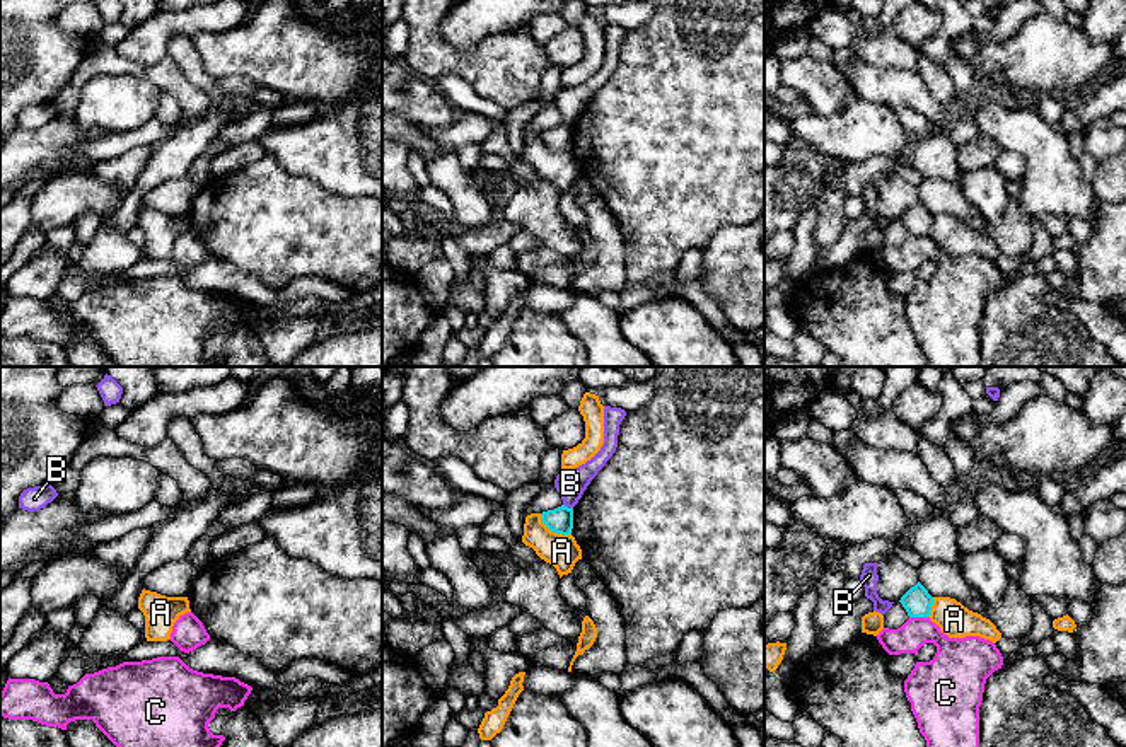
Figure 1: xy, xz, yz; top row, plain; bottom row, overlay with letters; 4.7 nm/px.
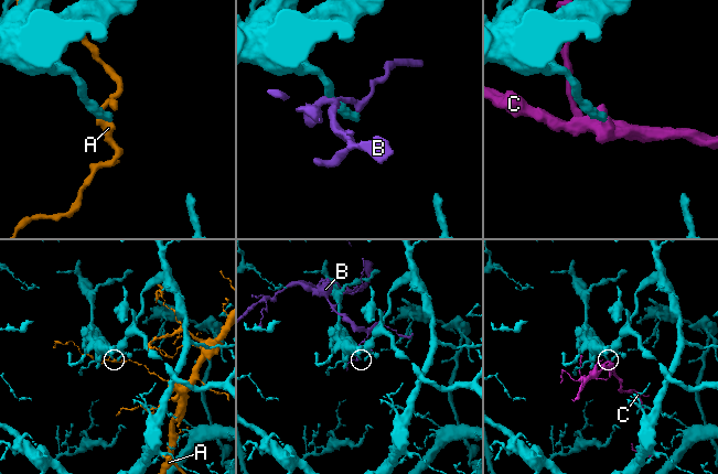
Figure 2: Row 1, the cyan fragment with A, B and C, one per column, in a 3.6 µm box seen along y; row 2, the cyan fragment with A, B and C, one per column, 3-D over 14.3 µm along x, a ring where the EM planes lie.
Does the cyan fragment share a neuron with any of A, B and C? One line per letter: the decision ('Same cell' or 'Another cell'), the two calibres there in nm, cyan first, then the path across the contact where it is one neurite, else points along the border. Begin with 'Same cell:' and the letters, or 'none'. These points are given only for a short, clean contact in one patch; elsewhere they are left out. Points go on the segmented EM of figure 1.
Same cell: none
A: Another cell. Thickness 120 nm (cyan) against 160 nm
B: Another cell. Thickness 120 nm (cyan) against 140 nm
C: Another cell. Thickness 140 nm (cyan) against 180 nm. Boundary: yz (910, 616), (927, 618)

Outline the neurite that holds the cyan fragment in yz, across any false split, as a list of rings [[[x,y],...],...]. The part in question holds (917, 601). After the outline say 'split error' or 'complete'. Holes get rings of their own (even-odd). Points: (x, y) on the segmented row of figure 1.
[[[918,582],[901,597],[899,602],[903,604],[909,617],[928,617],[933,605],[933,597]]] | complete

